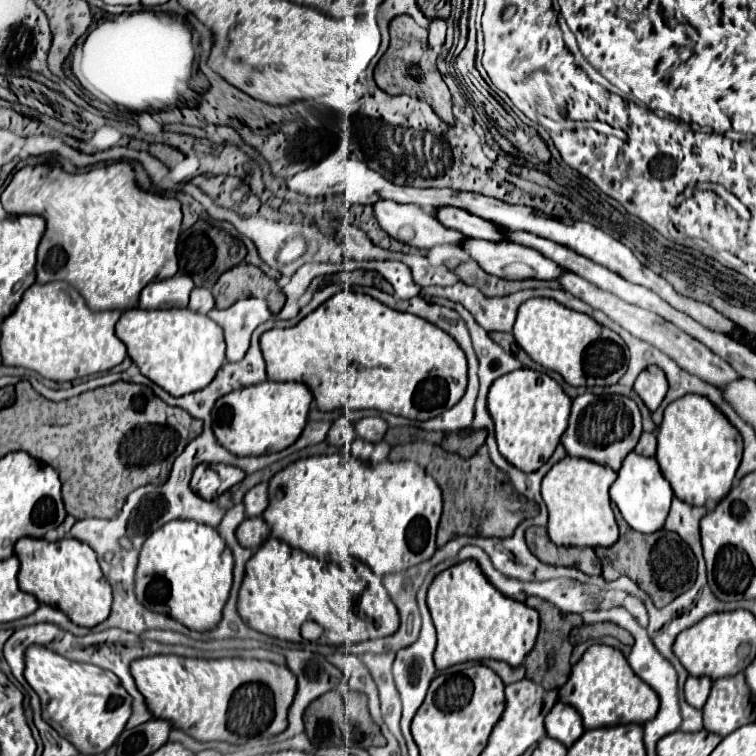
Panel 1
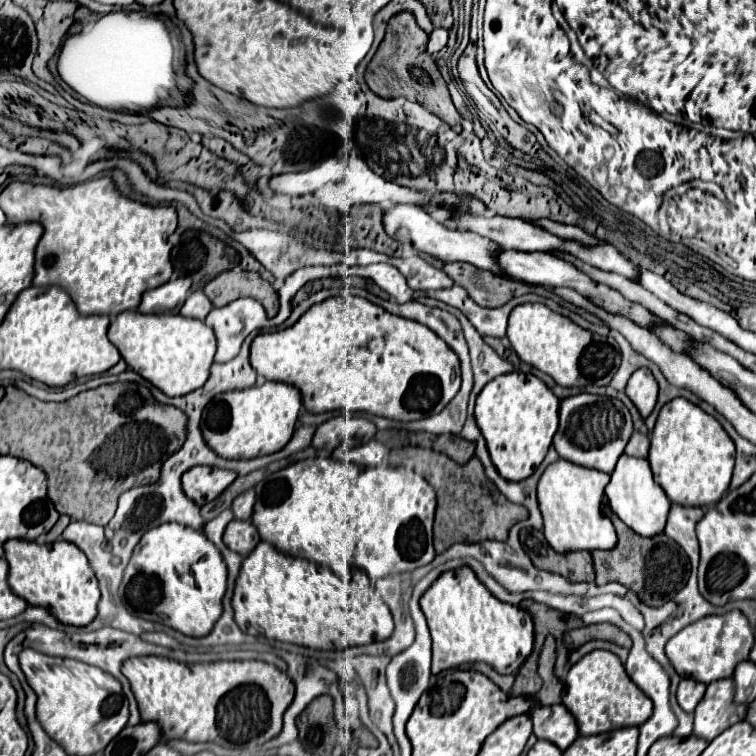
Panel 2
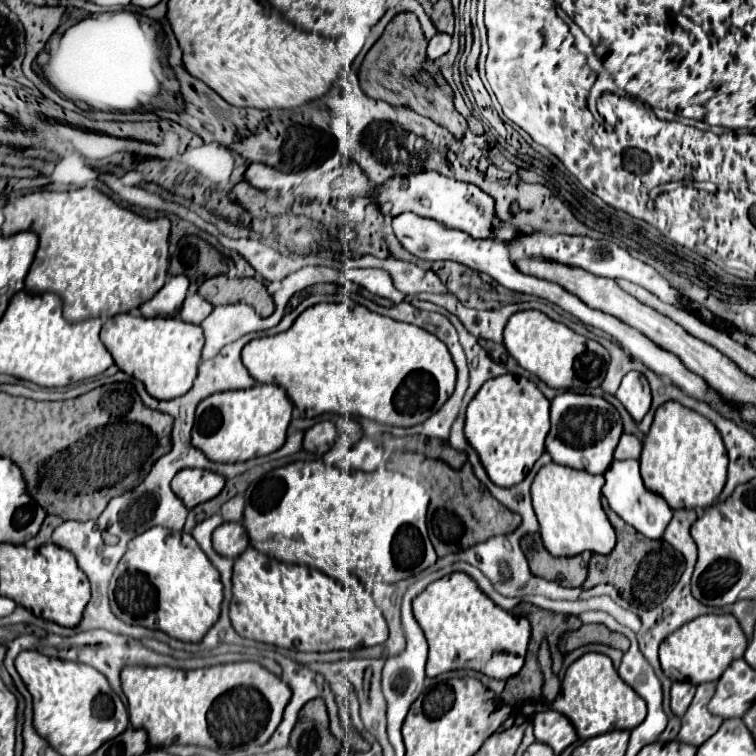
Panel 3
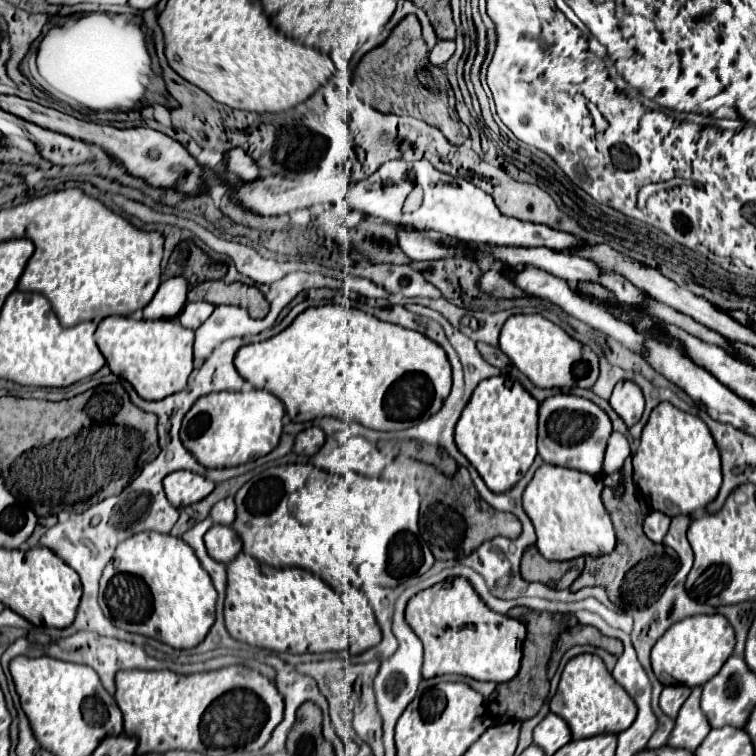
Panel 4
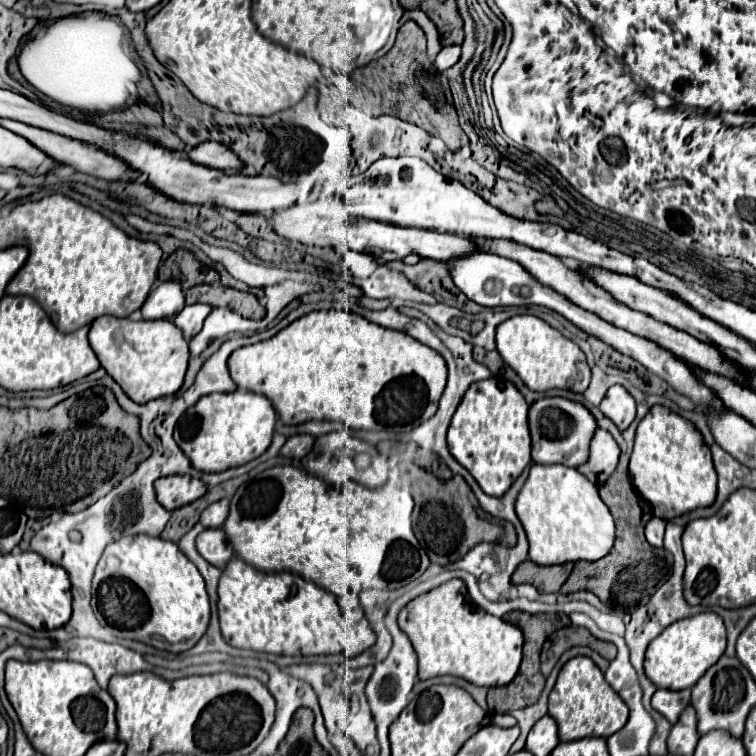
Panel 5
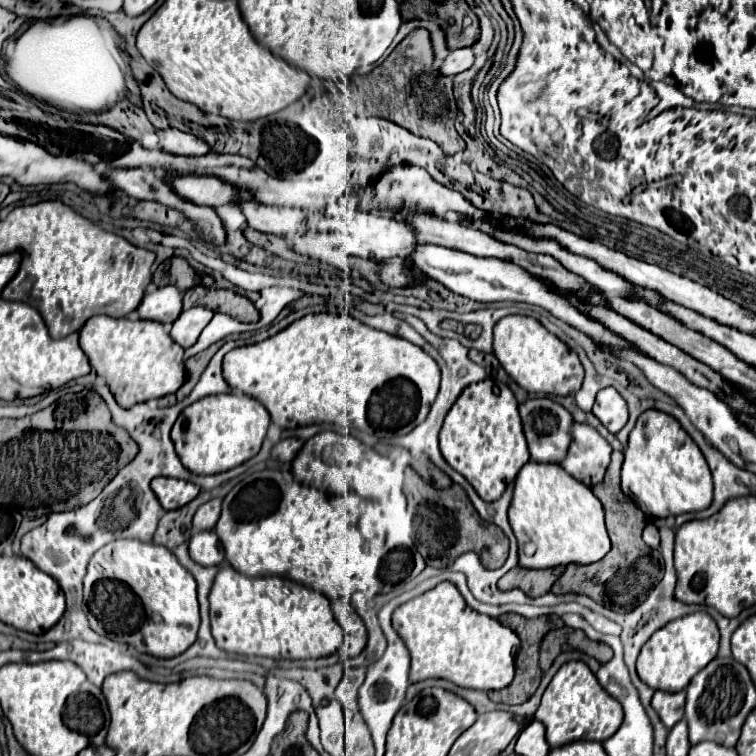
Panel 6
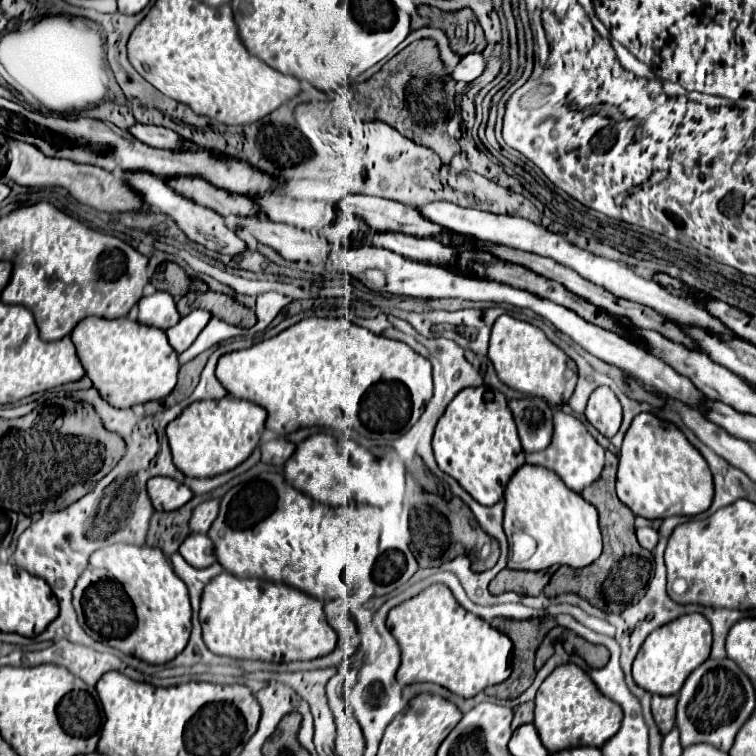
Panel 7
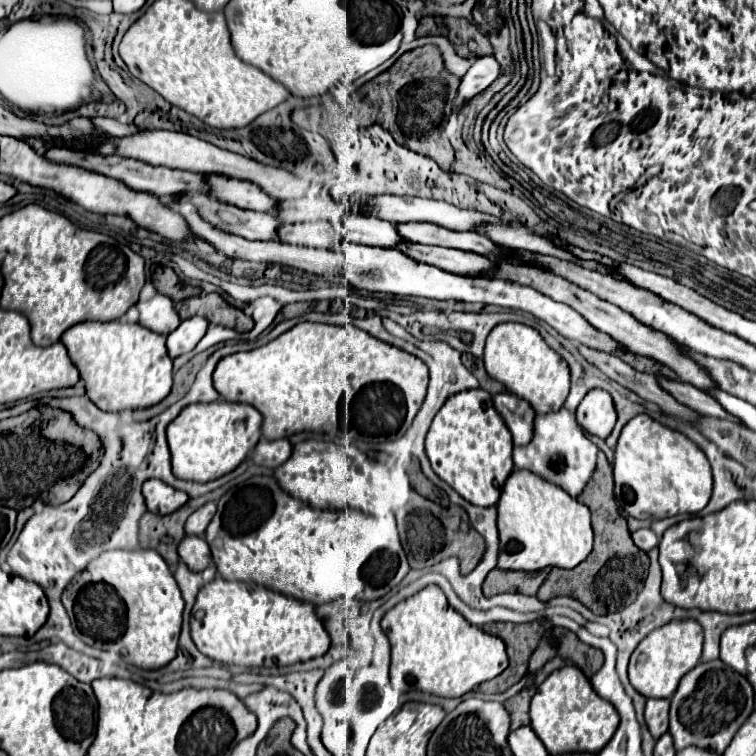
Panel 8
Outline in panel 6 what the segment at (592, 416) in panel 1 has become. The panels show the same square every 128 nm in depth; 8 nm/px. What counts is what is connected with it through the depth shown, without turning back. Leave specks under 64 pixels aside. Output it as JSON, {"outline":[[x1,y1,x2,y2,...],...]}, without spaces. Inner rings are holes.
{"outline":[[534,398,520,404,520,416,522,416,522,426,524,426,532,460,544,462,544,464,558,464,558,460,564,460,568,452,568,444,572,440,570,438,570,430,574,424,572,414,562,404,550,398]]}

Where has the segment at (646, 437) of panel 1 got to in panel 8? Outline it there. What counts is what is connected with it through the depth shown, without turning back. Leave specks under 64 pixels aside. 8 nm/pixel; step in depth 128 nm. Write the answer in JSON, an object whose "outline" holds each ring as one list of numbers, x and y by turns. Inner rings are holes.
{"outline":[[560,408,558,412,536,416,532,442,526,446,516,446,512,458,516,468,530,470,546,478,548,482,554,482,556,486,564,488,570,496,578,496,592,478,592,472,596,468,596,454,598,446,588,440,588,436,576,422,576,416,566,408]]}

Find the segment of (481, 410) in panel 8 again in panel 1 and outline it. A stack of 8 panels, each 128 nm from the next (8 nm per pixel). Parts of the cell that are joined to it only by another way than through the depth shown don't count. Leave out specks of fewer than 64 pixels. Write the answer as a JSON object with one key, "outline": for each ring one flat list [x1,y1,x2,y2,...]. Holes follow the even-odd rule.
{"outline":[[520,368,500,376,488,392,488,412,496,424,496,440,502,456,522,472,538,470,548,462,568,428,570,406,572,398,556,380,542,372]]}

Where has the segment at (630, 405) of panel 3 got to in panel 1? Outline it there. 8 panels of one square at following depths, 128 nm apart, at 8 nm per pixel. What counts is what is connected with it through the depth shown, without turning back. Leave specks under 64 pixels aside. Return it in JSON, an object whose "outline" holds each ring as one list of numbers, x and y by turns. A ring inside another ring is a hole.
{"outline":[[648,366,646,370,642,370,640,376,636,378,634,390,644,400,644,404,650,408,650,412,654,412,668,392,668,380,666,380,662,368]]}

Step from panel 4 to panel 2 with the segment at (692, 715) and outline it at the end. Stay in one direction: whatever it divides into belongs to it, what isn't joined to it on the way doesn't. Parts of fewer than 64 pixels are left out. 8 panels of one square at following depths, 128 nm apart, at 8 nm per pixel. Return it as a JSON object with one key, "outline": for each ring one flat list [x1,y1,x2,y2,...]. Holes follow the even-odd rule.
{"outline":[[732,678,716,680,708,684,704,698,694,710,694,734,704,740,714,740,720,732,746,718,748,704,736,704,732,700]]}

